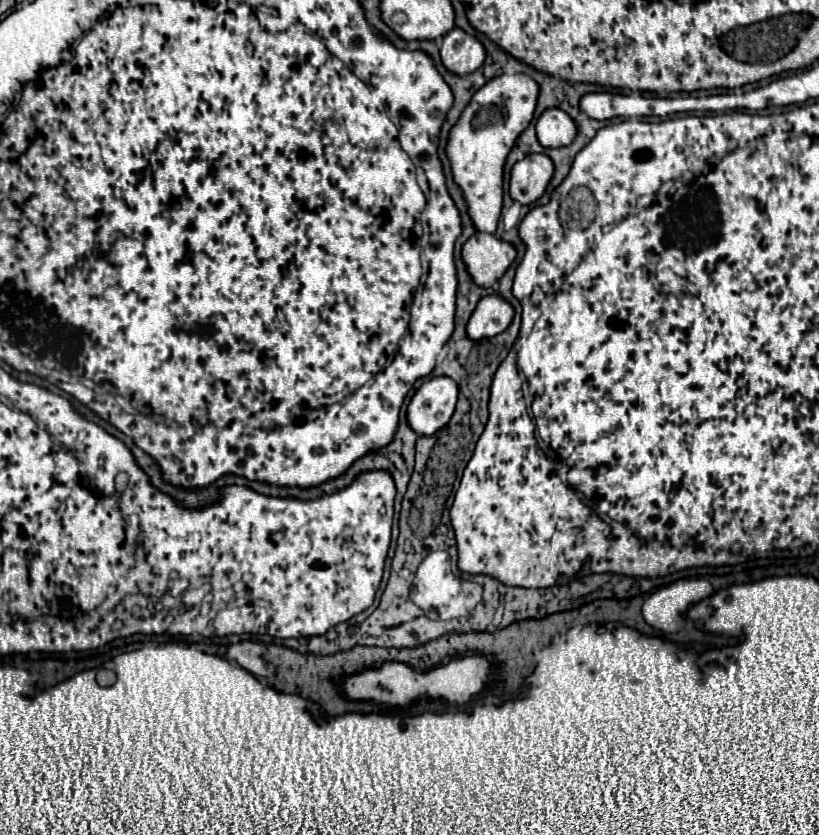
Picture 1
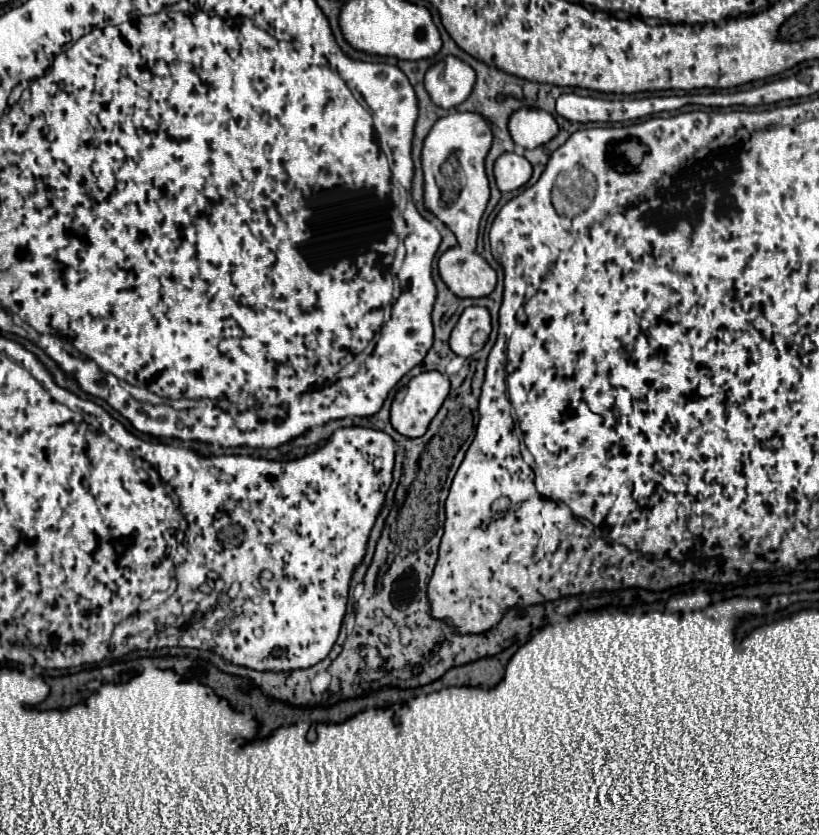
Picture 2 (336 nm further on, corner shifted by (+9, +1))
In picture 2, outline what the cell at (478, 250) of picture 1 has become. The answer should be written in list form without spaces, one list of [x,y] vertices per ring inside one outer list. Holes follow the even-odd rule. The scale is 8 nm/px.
[[[459,246],[449,248],[439,258],[439,274],[447,288],[459,298],[489,296],[495,288],[495,270],[477,252],[463,252]]]

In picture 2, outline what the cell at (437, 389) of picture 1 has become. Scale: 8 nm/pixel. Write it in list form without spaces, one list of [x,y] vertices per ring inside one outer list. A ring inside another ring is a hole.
[[[421,372],[411,378],[393,398],[393,428],[407,438],[423,436],[447,394],[449,380],[439,372]]]

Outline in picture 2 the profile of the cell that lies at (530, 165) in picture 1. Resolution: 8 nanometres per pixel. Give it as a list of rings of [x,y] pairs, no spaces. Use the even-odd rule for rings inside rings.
[[[505,152],[495,160],[495,180],[501,192],[513,192],[525,186],[531,178],[531,164],[525,156],[515,152]]]

